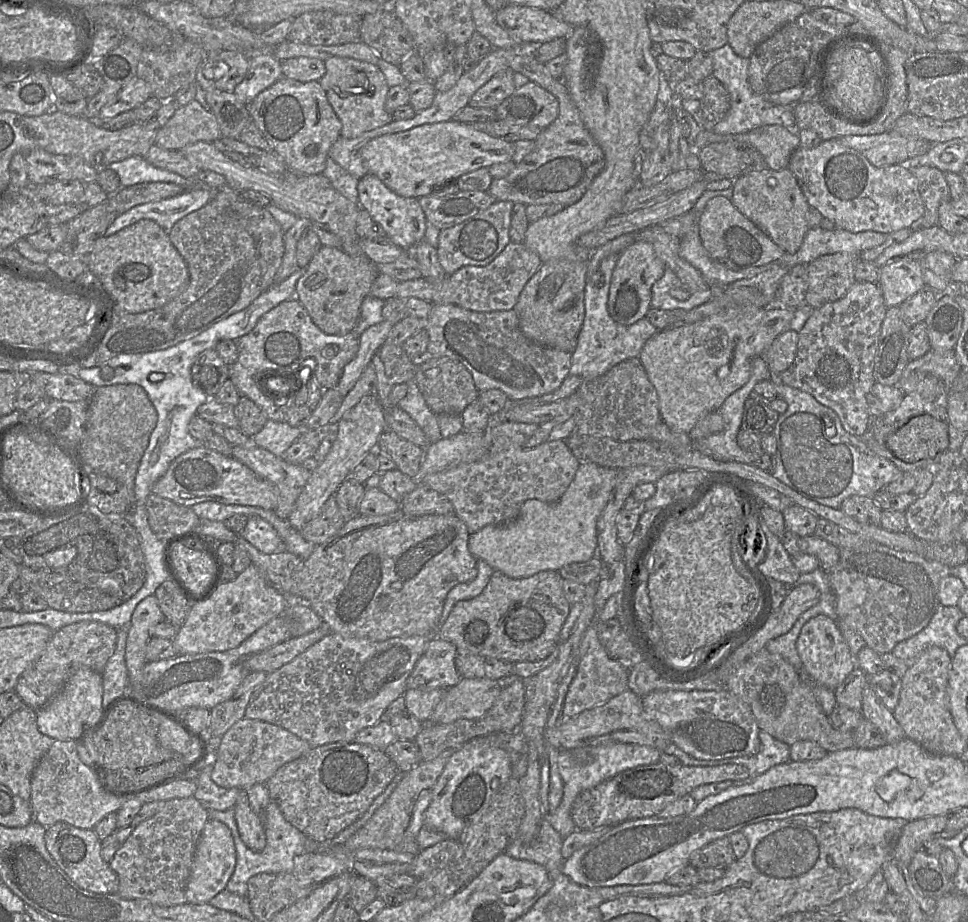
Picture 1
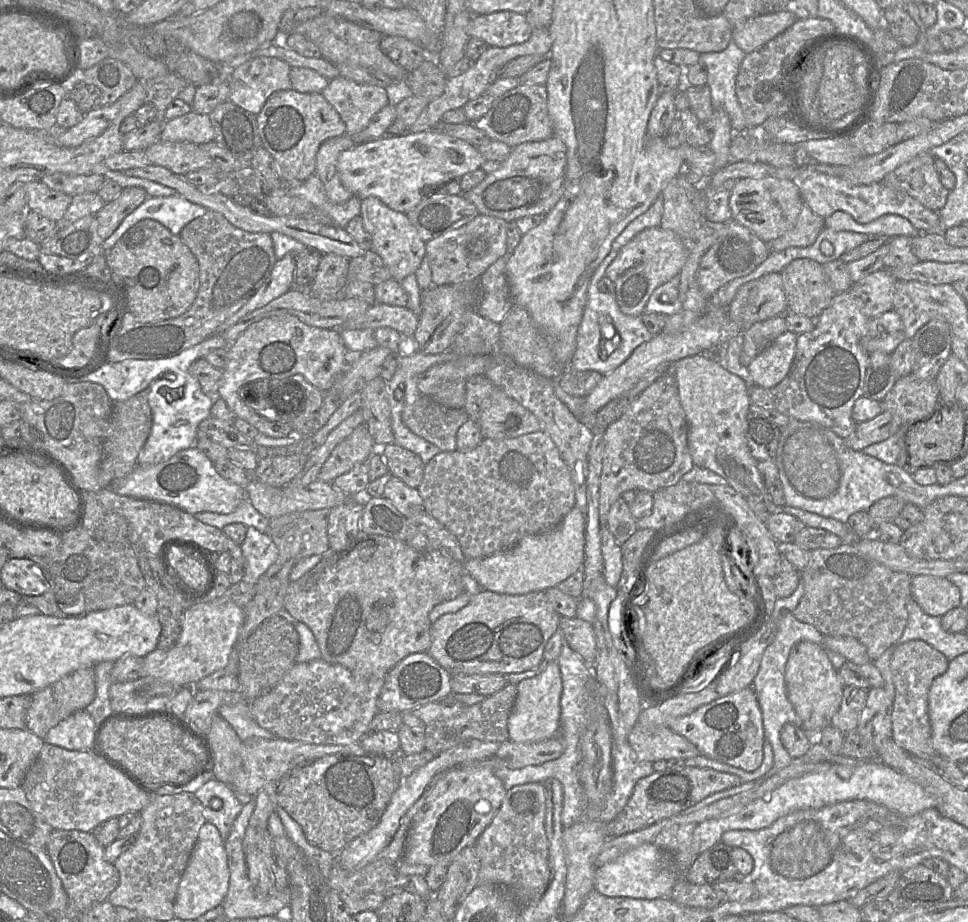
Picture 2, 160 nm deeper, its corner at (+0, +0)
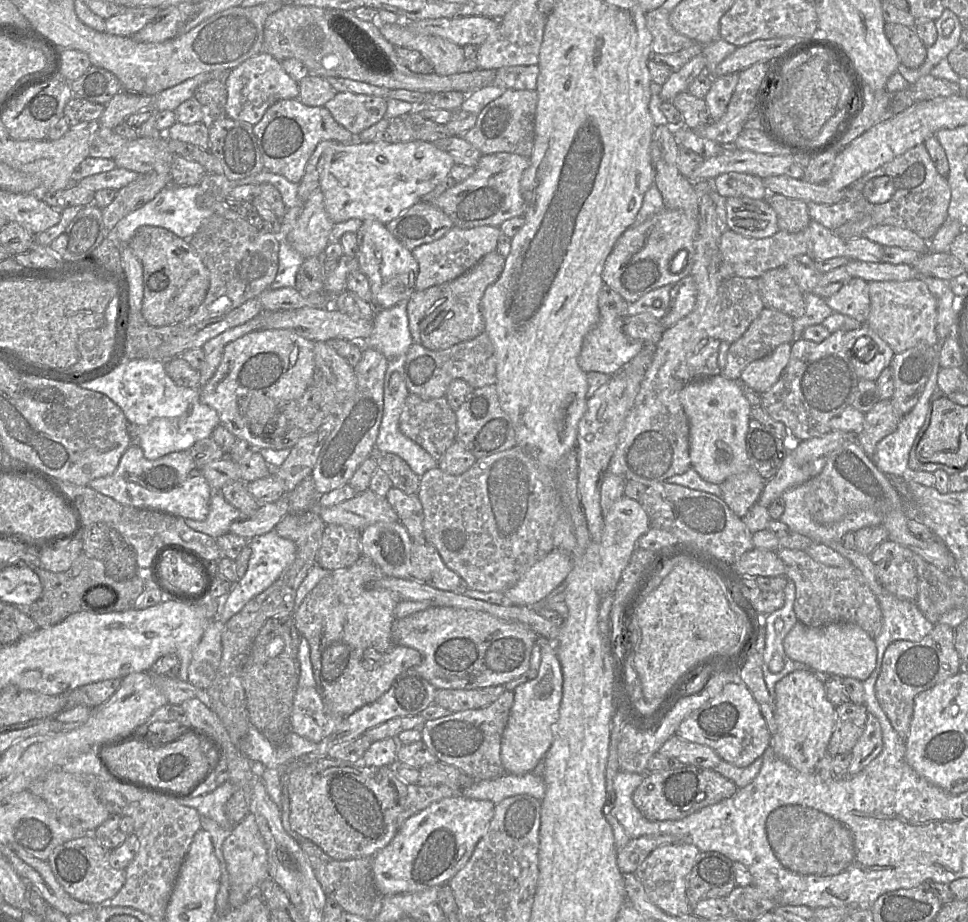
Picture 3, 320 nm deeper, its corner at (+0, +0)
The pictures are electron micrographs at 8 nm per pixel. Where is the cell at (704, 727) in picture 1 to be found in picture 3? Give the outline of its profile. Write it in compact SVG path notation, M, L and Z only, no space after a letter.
M739 679L726 684L720 694L683 720L676 735L689 742L710 747L722 760L740 768L748 767L763 756L771 740L758 703Z

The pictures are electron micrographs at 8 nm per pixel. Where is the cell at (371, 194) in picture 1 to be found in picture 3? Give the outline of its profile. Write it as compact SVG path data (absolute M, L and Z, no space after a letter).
M377 220L362 221L355 234L359 271L368 278L373 307L376 310L384 309L392 307L402 300L408 300L415 291L415 281L418 275L418 263L411 251L390 234L385 224Z

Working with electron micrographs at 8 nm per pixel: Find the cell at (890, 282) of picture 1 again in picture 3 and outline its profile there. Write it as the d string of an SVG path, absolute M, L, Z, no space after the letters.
M851 278L835 294L824 298L833 310L856 321L866 323L870 313L868 283L861 278Z

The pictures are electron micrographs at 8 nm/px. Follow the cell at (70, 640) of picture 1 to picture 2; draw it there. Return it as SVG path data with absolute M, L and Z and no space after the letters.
M95 668L79 669L31 695L26 729L44 739L47 732L68 716L85 710L96 695Z

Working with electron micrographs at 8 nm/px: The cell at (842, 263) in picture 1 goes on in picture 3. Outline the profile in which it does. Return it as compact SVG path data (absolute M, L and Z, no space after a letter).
M785 267L770 269L757 279L765 307L780 310L794 319L805 314L803 292Z

